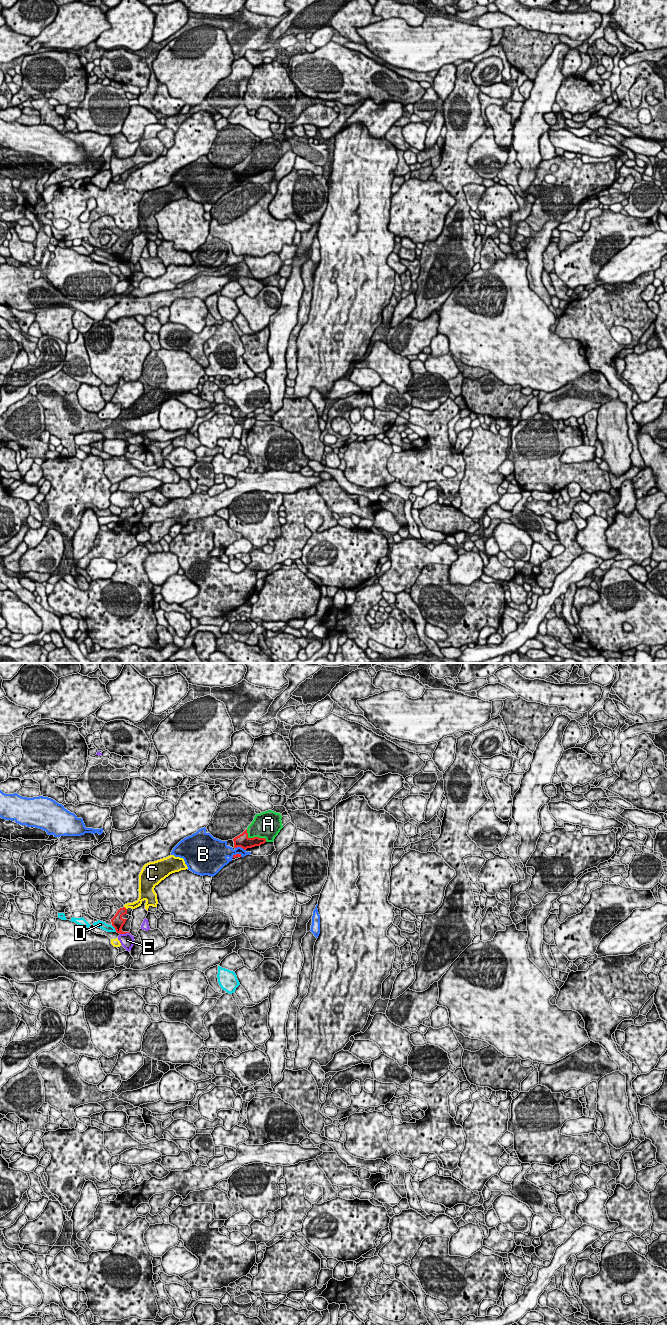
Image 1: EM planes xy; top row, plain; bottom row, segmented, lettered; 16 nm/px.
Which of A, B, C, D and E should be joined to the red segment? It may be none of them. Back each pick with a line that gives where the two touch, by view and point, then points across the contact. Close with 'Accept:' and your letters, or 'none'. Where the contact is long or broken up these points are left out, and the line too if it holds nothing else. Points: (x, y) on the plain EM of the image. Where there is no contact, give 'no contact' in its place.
A: xy (254, 165)
Accept: A

